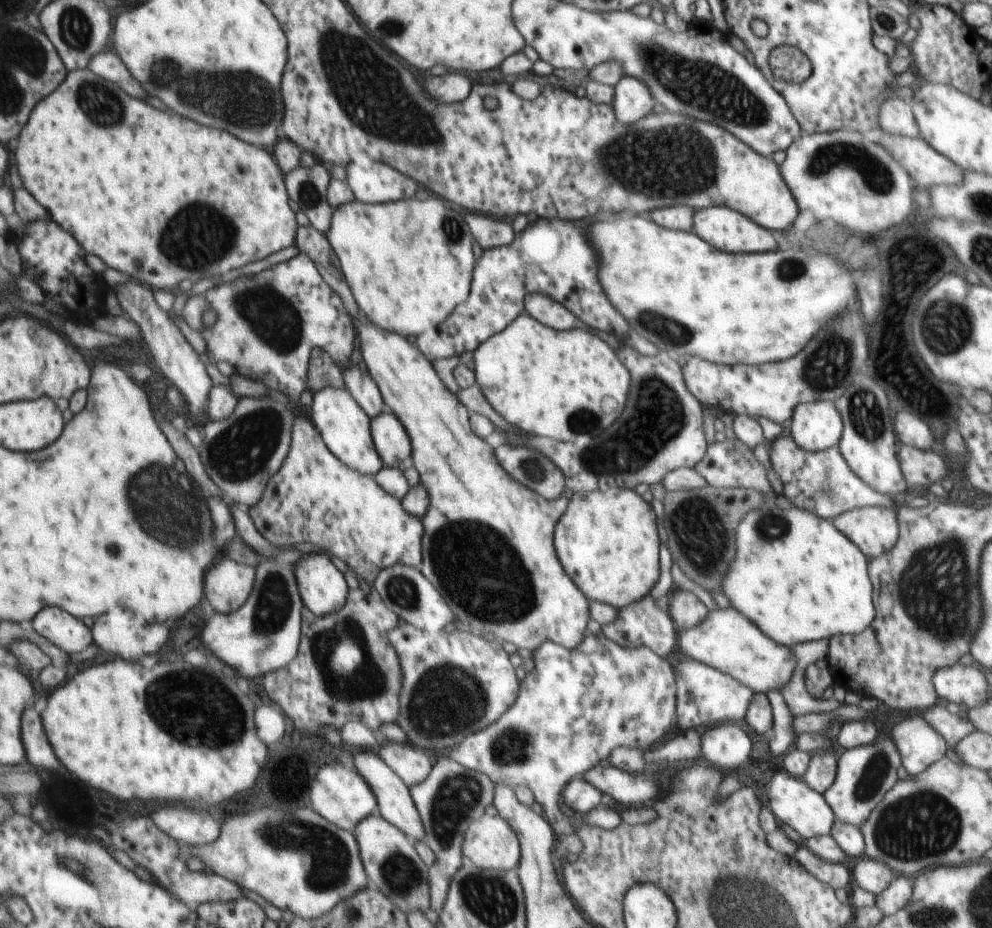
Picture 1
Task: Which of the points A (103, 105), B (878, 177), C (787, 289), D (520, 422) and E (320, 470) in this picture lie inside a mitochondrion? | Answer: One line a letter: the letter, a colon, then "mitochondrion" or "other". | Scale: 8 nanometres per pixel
A: mitochondrion
B: mitochondrion
C: other
D: other
E: other

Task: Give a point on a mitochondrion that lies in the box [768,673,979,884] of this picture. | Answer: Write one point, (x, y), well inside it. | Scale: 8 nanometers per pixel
(921, 826)

